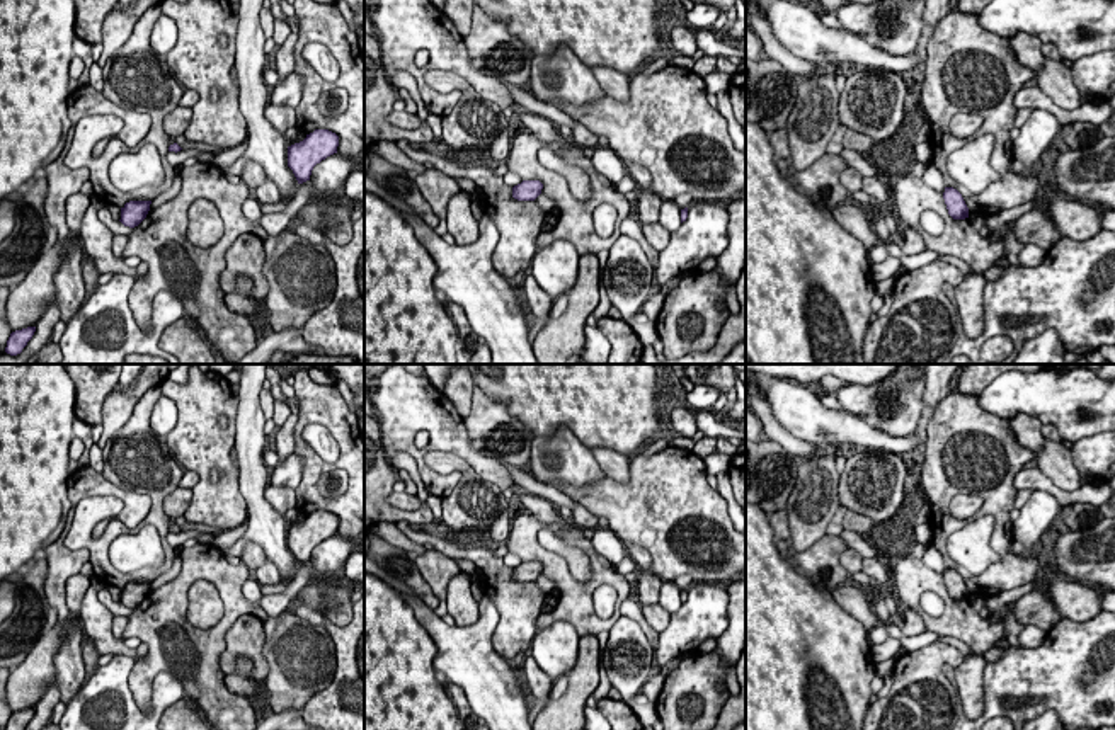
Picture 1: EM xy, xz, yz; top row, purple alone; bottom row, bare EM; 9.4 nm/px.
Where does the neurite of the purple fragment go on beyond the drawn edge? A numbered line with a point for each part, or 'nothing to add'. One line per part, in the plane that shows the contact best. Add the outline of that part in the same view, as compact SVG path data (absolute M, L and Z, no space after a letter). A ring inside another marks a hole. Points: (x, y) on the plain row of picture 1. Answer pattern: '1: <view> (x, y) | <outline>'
nothing to add

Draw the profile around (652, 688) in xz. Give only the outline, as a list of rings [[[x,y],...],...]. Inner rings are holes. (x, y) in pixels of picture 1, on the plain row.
[[[660,672],[657,676],[649,676],[647,682],[642,686],[640,693],[649,698],[650,703],[655,703],[655,699],[660,694],[660,689],[664,686],[666,676]]]

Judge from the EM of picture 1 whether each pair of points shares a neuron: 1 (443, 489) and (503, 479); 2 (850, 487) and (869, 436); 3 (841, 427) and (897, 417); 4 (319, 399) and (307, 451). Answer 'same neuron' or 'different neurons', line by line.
1: same neuron
2: different neurons
3: different neurons
4: same neuron

